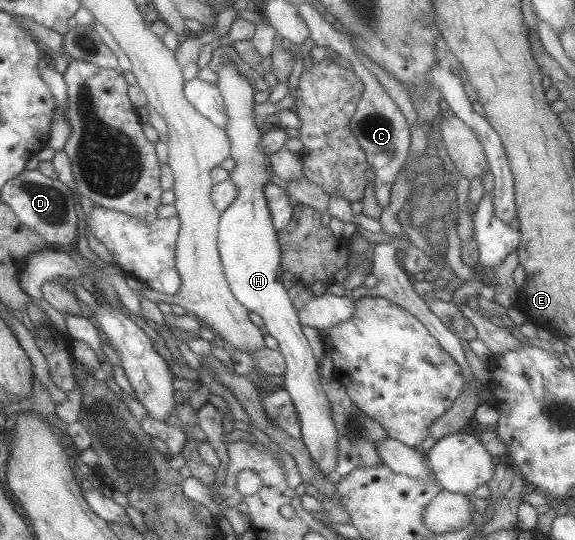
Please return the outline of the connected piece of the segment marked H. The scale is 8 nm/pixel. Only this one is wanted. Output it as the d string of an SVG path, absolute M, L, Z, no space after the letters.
M225 58L216 71L217 88L224 103L224 115L227 119L224 131L230 140L230 158L235 161L229 178L237 189L234 201L221 212L217 229L217 251L224 277L233 296L249 312L256 313L263 319L264 333L271 335L278 342L277 350L285 361L285 370L278 382L288 392L295 407L302 444L306 447L314 466L323 475L332 477L336 463L335 425L331 418L327 395L323 392L319 380L320 362L311 352L298 322L297 311L294 310L293 302L282 286L280 275L283 269L277 231L271 224L270 210L262 193L262 186L268 183L273 170L268 155L264 155L259 149L261 134L253 122L255 92L236 68L230 58Z

